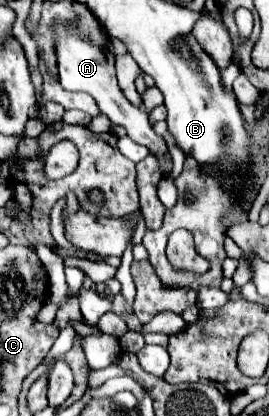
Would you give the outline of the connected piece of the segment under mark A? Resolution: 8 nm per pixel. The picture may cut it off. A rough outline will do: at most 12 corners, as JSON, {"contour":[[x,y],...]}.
{"contour":[[56,26],[60,84],[86,92],[112,124],[170,158],[148,114],[126,100],[114,56]]}

